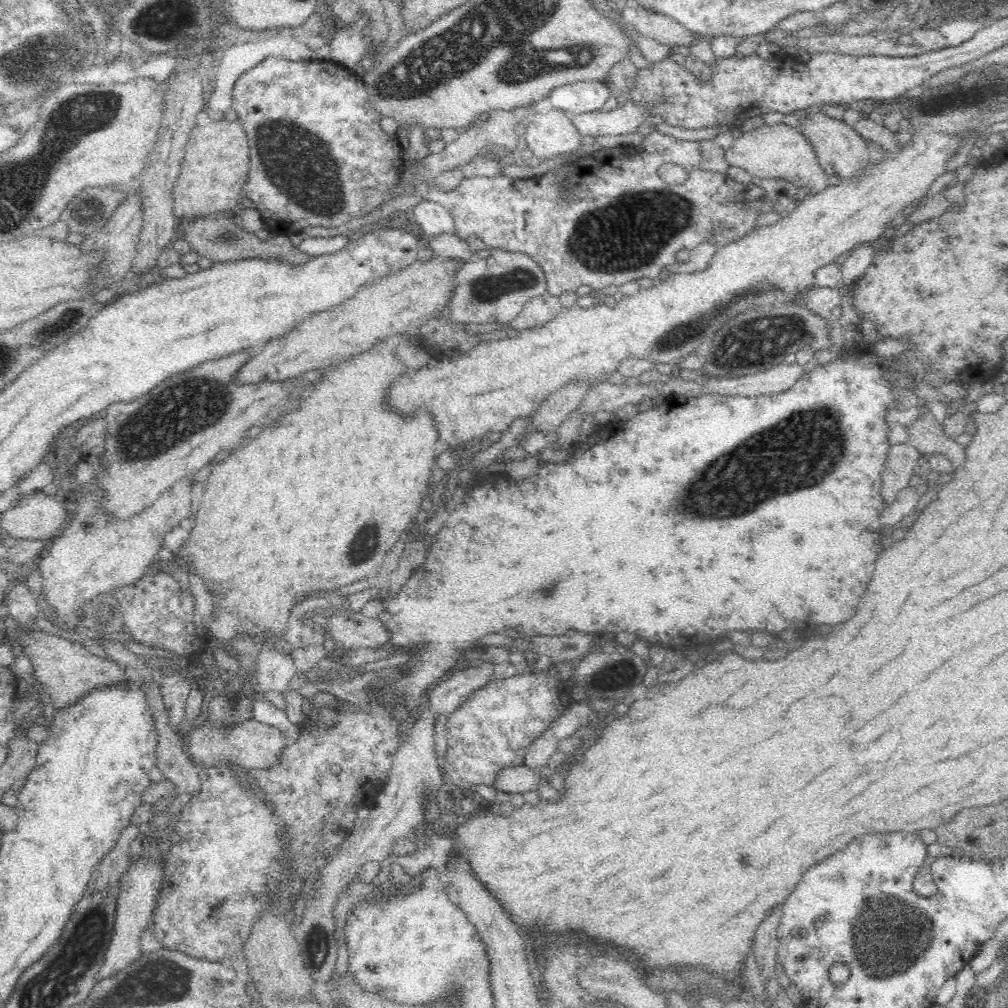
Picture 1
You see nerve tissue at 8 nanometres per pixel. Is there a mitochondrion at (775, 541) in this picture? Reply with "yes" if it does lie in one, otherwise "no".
no

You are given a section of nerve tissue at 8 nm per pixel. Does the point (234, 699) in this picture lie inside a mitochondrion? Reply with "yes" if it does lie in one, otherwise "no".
no

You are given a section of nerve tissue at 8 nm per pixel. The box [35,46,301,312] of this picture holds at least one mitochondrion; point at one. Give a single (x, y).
(82, 116)

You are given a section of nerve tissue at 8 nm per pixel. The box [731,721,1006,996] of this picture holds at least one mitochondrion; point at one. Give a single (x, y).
(890, 936)

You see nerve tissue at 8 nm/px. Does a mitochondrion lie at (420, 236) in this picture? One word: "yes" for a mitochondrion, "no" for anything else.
no

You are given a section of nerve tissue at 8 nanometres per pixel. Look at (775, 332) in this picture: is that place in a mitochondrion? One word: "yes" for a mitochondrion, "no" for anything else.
yes

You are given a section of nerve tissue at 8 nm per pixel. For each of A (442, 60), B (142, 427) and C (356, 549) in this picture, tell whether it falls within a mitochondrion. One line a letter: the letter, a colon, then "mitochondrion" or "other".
A: mitochondrion
B: mitochondrion
C: mitochondrion

